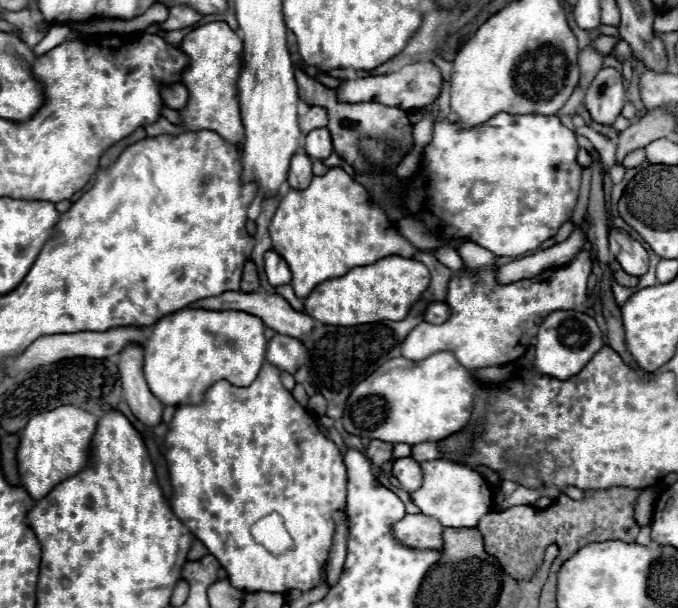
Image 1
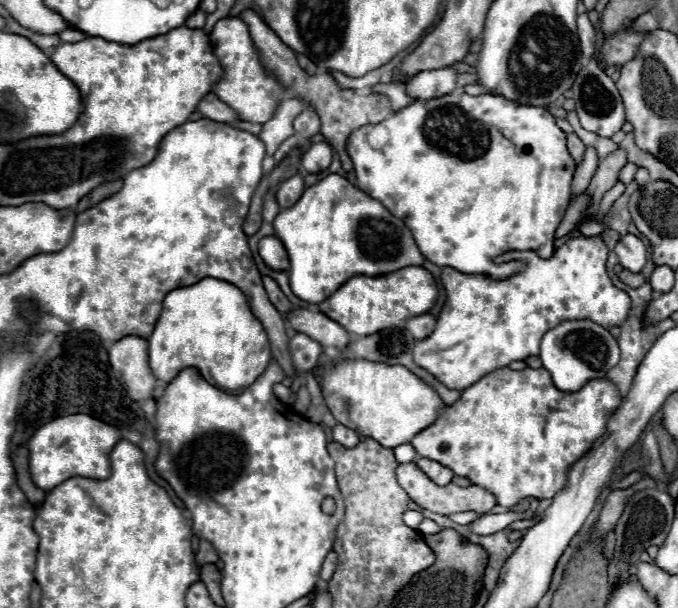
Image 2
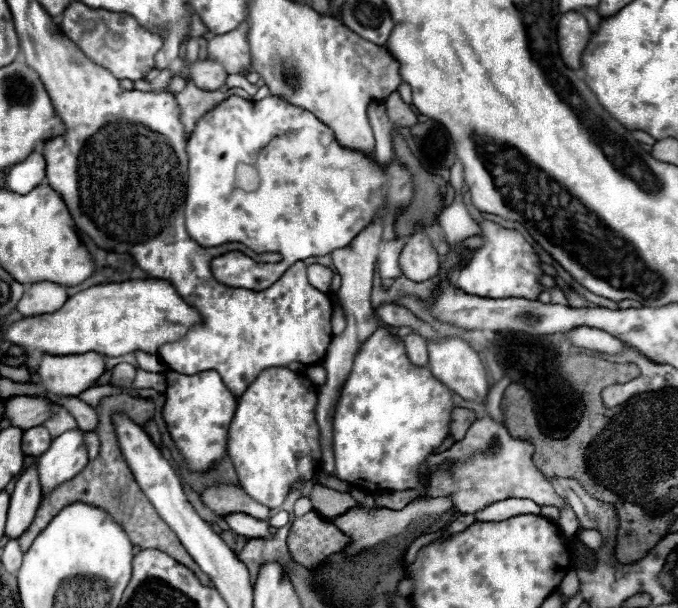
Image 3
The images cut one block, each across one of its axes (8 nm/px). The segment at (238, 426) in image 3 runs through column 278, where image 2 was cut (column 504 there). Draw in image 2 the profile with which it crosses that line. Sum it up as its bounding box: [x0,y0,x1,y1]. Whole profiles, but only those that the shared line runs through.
[412,368,622,508]

